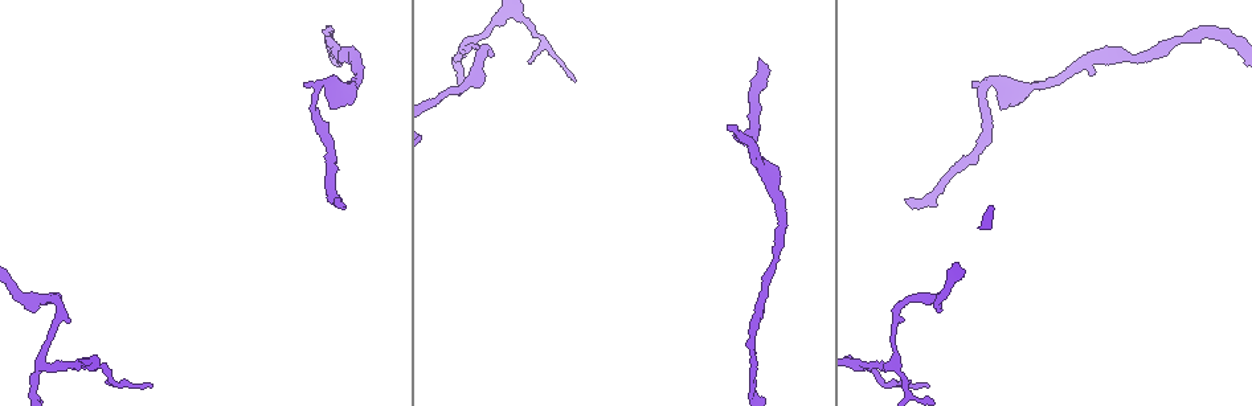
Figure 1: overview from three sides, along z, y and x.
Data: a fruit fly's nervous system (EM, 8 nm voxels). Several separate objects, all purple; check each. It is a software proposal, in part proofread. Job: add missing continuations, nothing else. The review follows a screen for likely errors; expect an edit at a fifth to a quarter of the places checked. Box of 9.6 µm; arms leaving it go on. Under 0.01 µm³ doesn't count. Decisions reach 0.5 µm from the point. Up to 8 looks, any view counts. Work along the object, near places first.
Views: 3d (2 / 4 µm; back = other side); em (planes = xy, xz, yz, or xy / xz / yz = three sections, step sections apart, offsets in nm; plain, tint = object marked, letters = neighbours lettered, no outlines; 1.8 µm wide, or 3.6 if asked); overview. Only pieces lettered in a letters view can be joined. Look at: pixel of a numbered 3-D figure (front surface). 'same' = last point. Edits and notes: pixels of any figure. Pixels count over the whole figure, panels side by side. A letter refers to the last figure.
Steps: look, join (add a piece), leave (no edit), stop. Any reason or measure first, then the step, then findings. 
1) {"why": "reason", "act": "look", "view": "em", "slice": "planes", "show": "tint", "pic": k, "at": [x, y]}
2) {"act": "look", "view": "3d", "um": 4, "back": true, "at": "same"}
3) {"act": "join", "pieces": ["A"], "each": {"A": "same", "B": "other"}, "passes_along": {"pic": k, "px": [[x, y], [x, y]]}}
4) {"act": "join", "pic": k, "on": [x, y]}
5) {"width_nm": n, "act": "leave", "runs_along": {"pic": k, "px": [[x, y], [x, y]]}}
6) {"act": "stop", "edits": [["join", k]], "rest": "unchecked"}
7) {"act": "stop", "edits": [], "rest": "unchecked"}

{"why": "thin end", "act": "look", "view": "3d", "um": 4, "pic": 1, "at": [928, 387]}

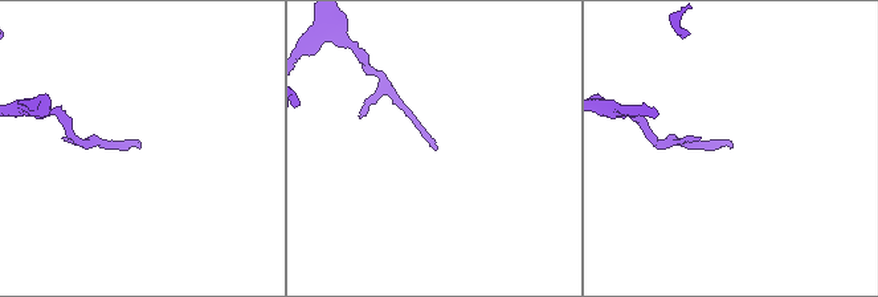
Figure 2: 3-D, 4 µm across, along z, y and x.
{"act": "look", "view": "em", "slice": "planes", "show": "letters", "pic": 2, "at": [733, 143]}

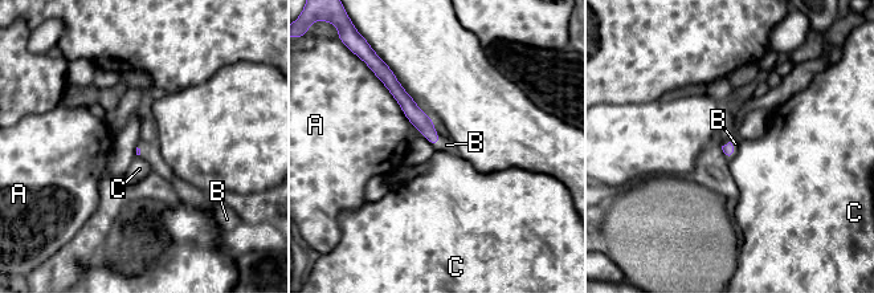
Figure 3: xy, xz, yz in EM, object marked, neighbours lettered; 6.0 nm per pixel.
{"act": "join", "pieces": ["B"], "each": {"A": "other", "B": "same", "C": "other"}, "passes_along": {"pic": 3, "px": [[727, 149], [732, 149], [735, 143]]}, "found": "it goes on there"}

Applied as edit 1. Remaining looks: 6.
{"why": "branch point", "act": "look", "view": "em", "um": 3.6, "slice": "planes", "show": "plain", "pic": 1, "at": [890, 361]}

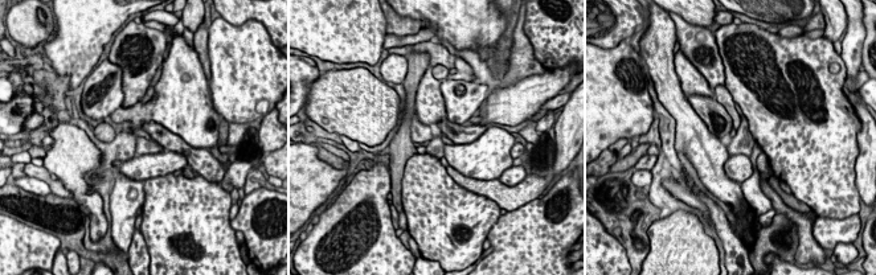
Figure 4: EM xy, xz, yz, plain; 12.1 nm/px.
{"act": "look", "view": "em", "um": 3.6, "slice": "planes", "show": "letters", "at": "same"}

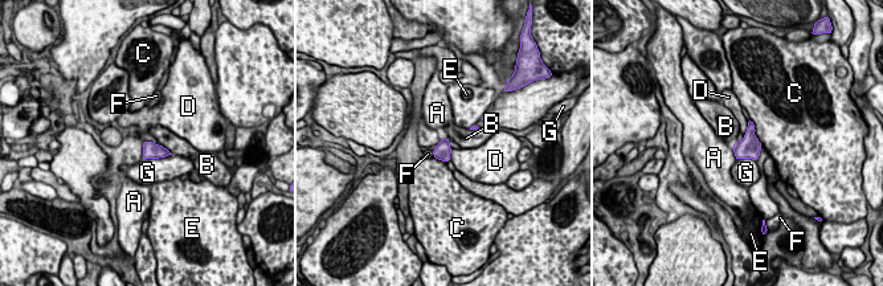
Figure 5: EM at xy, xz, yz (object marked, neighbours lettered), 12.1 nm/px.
{"act": "leave", "each": {"A": "other", "B": "other", "C": "other", "D": "other", "E": "other", "F": "other", "G": "other"}, "found": "none of them fits"}

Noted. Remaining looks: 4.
{"act": "stop", "edits": [["join", 3]], "rest": "unchecked"}

